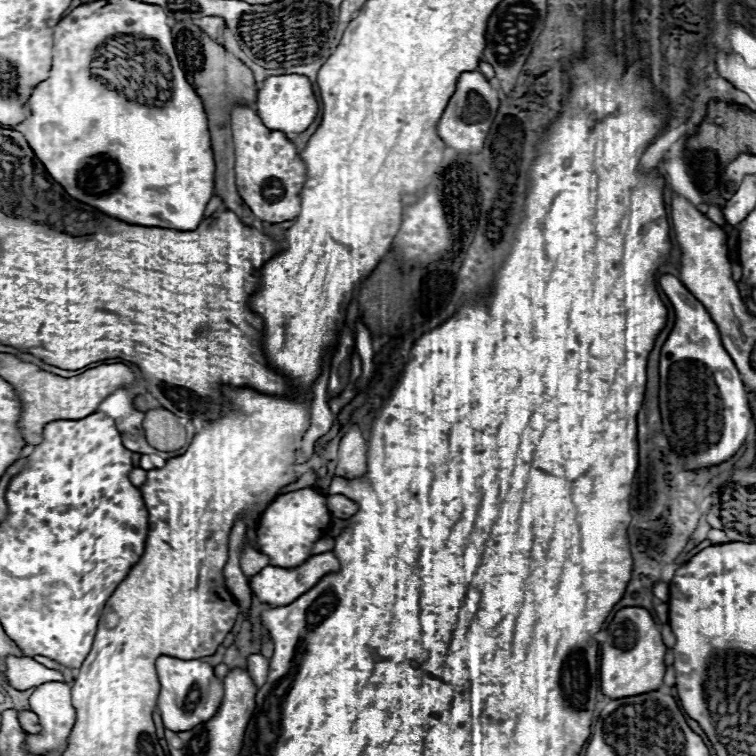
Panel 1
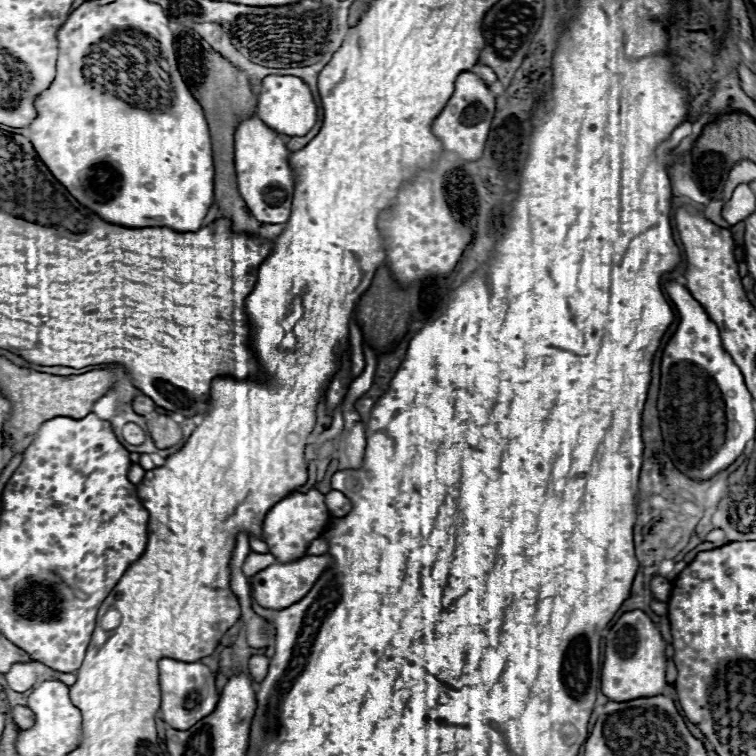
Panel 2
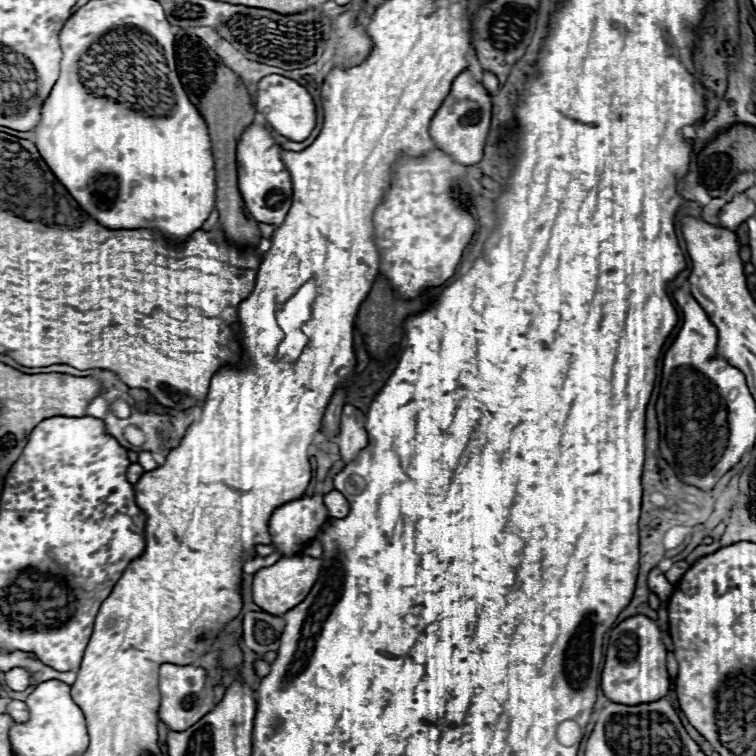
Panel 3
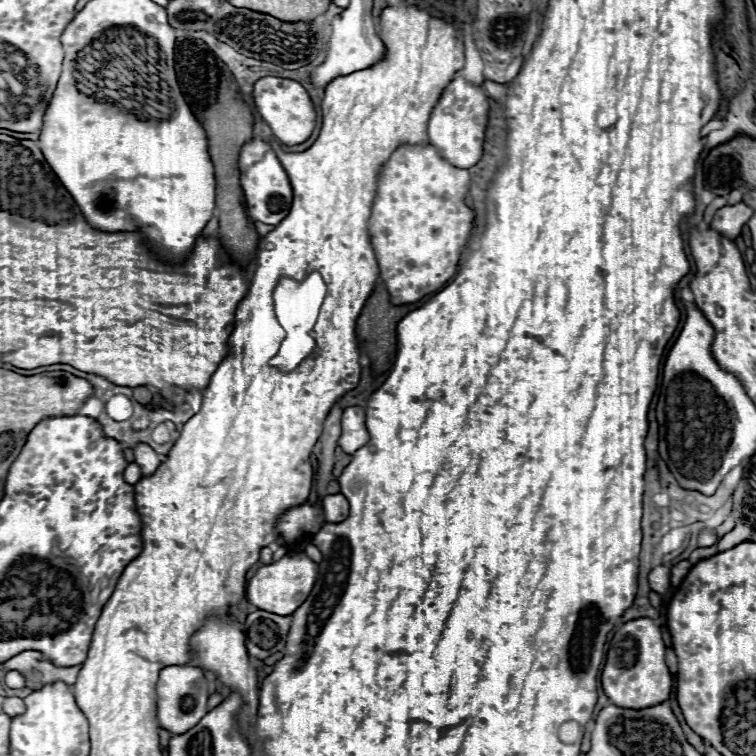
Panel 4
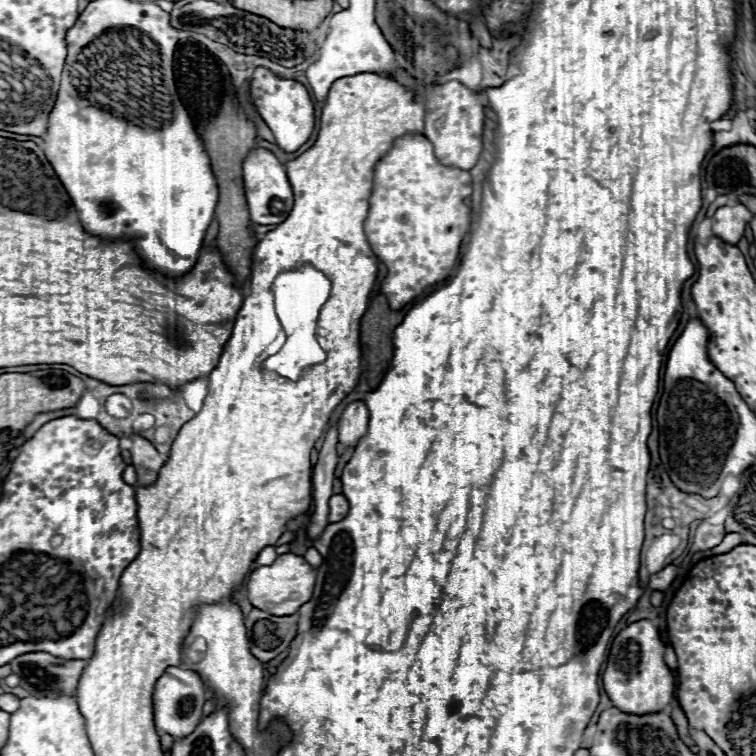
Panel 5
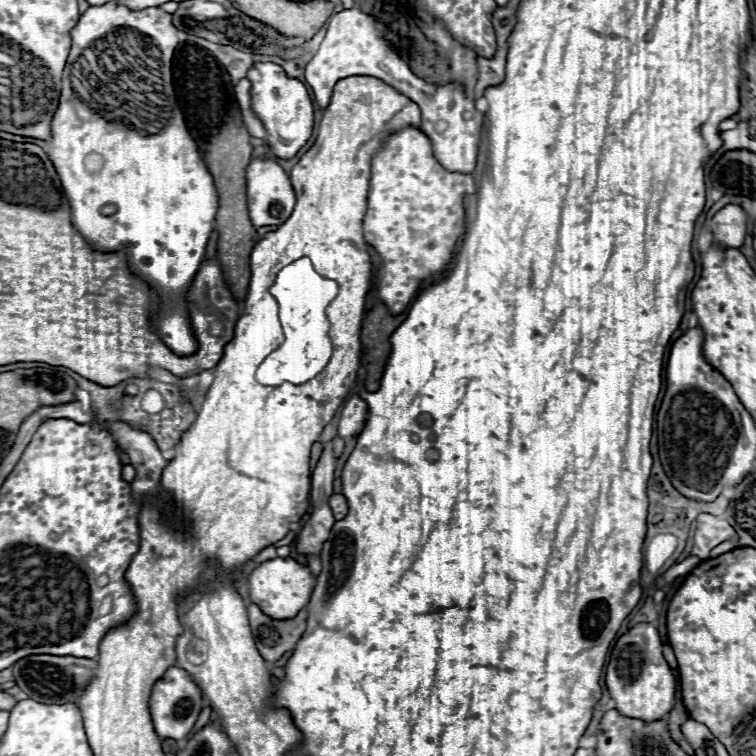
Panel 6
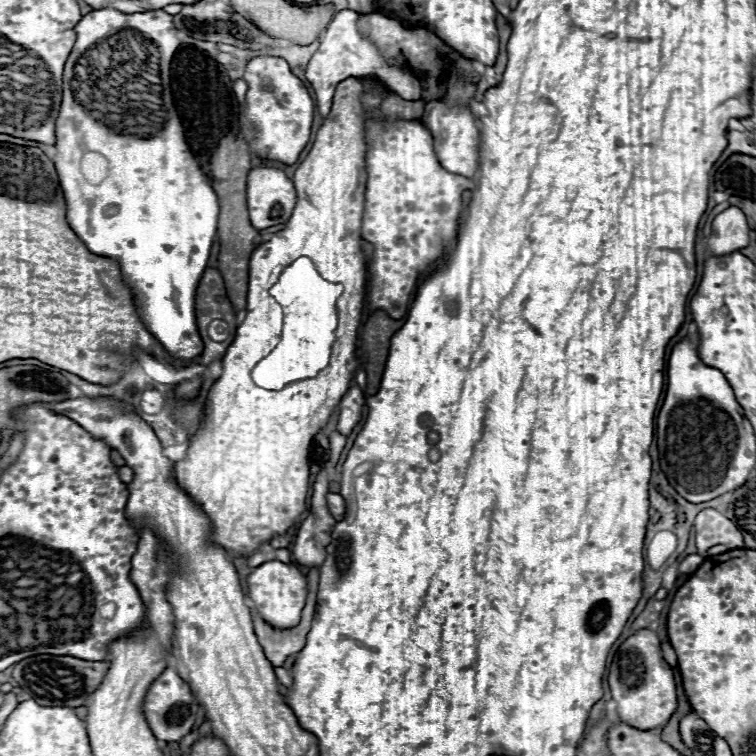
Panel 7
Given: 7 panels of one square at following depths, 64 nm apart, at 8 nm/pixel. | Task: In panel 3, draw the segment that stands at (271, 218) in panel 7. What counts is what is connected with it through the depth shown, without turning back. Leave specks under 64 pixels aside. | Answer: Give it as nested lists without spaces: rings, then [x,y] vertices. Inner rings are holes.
[[[250,124],[240,136],[236,148],[240,194],[252,218],[264,224],[282,224],[292,204],[292,182],[280,158],[280,150],[282,148],[276,144],[272,134],[260,124]]]

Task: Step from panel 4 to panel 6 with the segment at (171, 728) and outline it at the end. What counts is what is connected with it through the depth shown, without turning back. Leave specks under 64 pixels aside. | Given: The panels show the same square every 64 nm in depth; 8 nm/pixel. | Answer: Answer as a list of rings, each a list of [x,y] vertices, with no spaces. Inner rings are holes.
[[[172,666],[166,670],[166,674],[154,684],[152,696],[150,696],[150,714],[152,714],[152,722],[156,728],[156,734],[160,738],[186,738],[200,714],[200,706],[202,706],[202,694],[200,688],[196,686],[196,682],[192,682],[192,678],[188,678],[188,674],[184,674],[184,670]]]

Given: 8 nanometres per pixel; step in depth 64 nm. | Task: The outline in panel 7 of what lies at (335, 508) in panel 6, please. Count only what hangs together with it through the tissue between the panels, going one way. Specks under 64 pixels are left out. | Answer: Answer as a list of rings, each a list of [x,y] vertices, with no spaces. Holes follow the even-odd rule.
[[[330,492],[326,496],[328,500],[328,508],[330,508],[330,514],[336,518],[336,520],[342,520],[344,518],[344,512],[346,512],[346,506],[344,506],[344,498],[340,494],[334,494]]]

